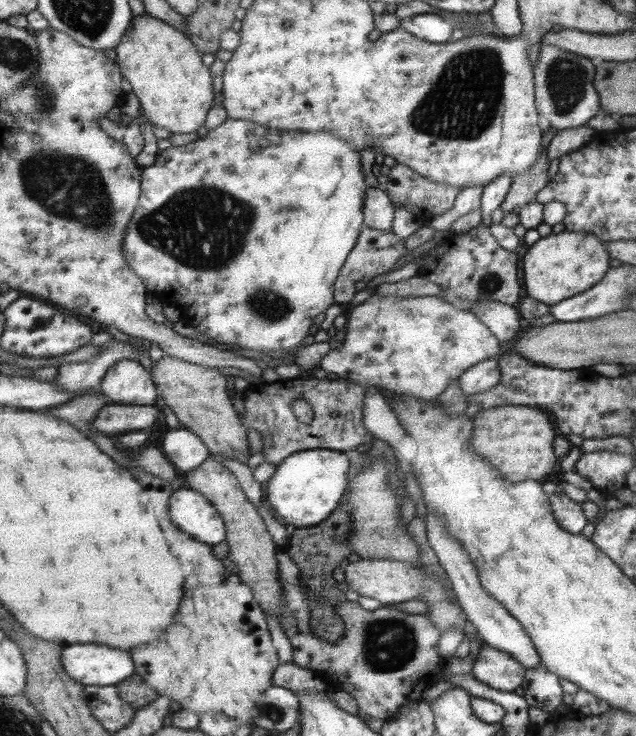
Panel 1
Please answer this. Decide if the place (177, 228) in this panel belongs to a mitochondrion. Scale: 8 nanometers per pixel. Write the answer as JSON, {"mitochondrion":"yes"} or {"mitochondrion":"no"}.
{"mitochondrion":"yes"}

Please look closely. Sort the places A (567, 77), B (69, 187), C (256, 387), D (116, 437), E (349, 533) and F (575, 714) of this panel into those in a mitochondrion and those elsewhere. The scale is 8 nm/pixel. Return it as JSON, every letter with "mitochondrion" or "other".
{"A":"mitochondrion","B":"mitochondrion","C":"other","D":"other","E":"other","F":"other"}

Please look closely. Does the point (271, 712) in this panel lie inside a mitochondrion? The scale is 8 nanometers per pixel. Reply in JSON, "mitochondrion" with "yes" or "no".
{"mitochondrion":"yes"}

